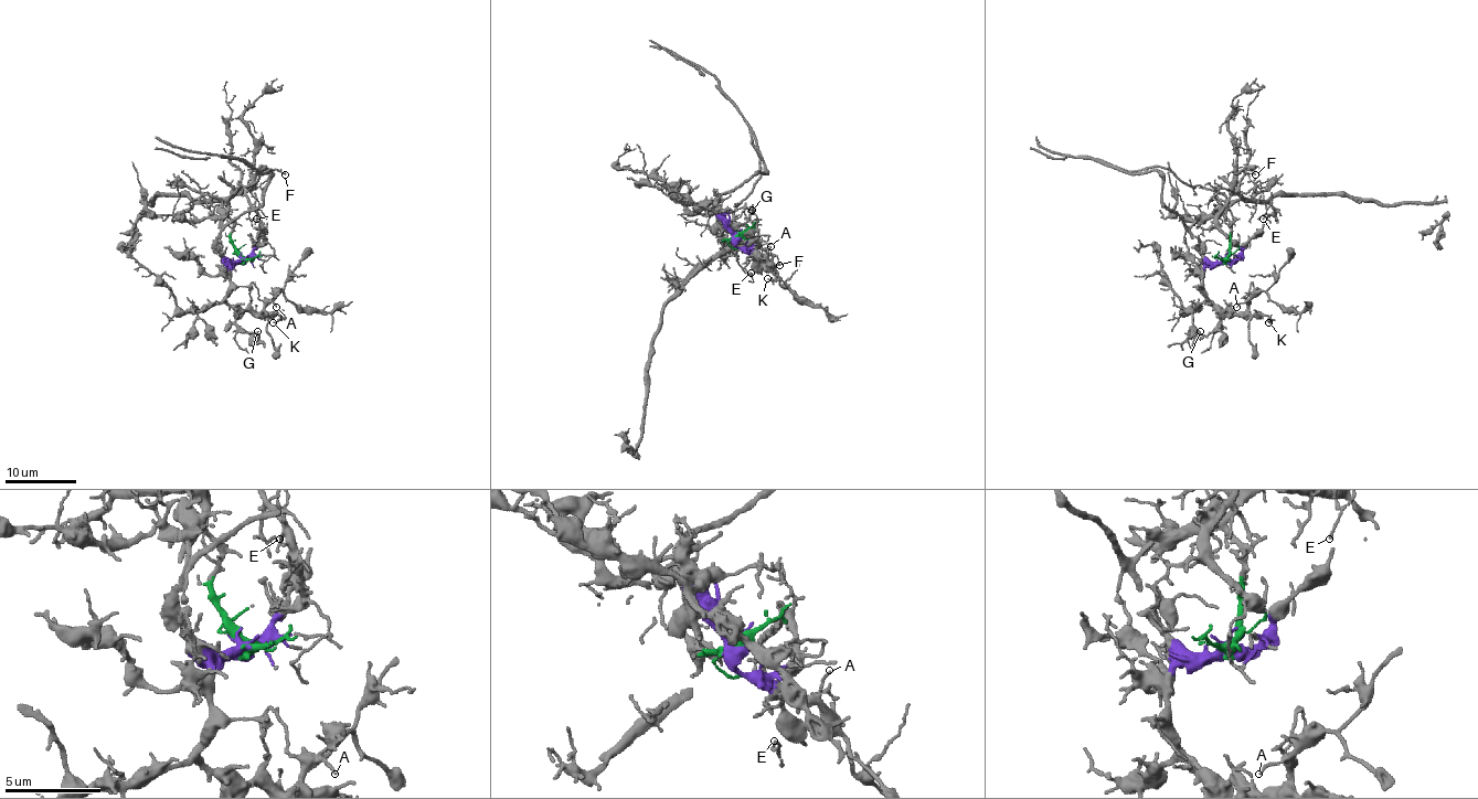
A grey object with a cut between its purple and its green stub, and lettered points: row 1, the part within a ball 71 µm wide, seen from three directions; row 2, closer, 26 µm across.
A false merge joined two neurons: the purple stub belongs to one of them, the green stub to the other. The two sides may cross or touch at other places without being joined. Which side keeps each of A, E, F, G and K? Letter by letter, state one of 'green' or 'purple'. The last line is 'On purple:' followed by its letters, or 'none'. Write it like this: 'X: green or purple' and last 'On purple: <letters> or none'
A: purple
E: green
F: green
G: purple
K: purple
On purple: A, G, K

